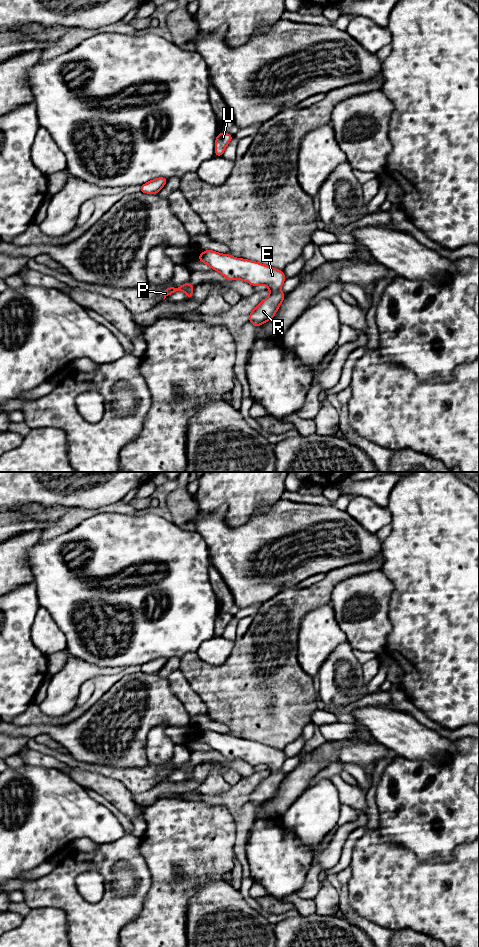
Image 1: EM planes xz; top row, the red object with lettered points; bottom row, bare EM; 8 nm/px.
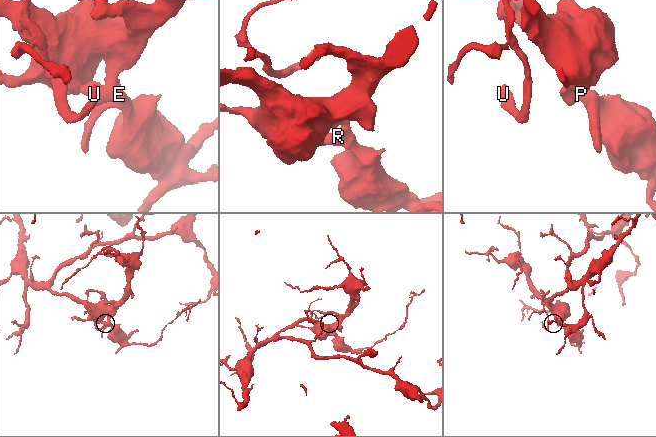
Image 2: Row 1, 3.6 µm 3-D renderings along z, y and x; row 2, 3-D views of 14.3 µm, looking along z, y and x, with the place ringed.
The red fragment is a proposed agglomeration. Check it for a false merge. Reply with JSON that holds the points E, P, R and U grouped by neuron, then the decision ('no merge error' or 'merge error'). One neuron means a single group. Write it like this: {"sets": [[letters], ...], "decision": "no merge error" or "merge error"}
{"sets": [["E", "P", "R", "U"]], "decision": "no merge error"}

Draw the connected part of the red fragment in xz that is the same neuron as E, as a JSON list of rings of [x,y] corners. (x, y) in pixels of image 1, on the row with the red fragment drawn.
[[[213,250],[201,252],[198,260],[218,271],[229,281],[239,279],[255,287],[258,285],[268,287],[269,296],[262,300],[248,316],[249,322],[255,327],[259,327],[275,316],[286,295],[280,290],[286,280],[283,270]]]

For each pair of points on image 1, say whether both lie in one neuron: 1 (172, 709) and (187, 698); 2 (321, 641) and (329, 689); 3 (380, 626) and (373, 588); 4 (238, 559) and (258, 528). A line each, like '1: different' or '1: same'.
1: different
2: different
3: same
4: same

